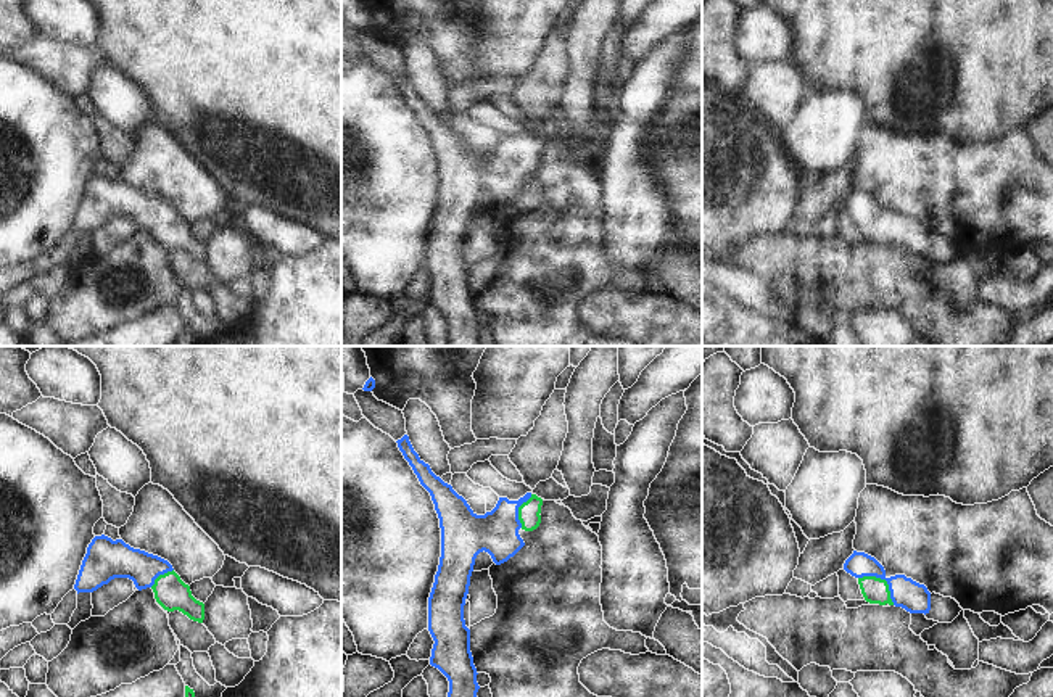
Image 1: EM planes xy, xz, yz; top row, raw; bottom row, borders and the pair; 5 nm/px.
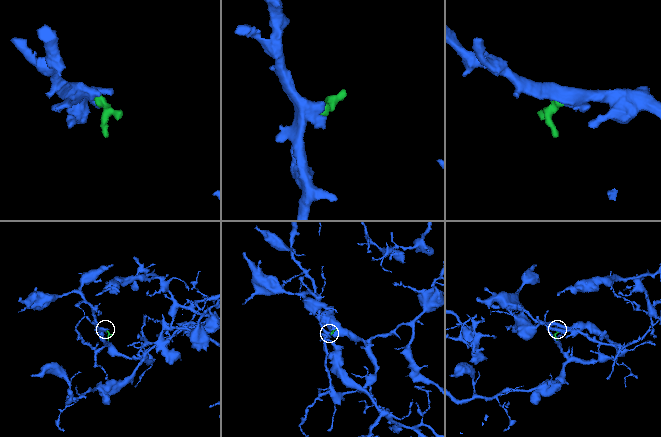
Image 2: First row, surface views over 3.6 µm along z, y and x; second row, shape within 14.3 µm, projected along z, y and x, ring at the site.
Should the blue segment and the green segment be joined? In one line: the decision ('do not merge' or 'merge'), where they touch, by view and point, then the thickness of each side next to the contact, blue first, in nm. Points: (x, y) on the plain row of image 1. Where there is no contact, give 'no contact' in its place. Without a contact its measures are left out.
merge | yz (884, 218) | 150/130 nm

